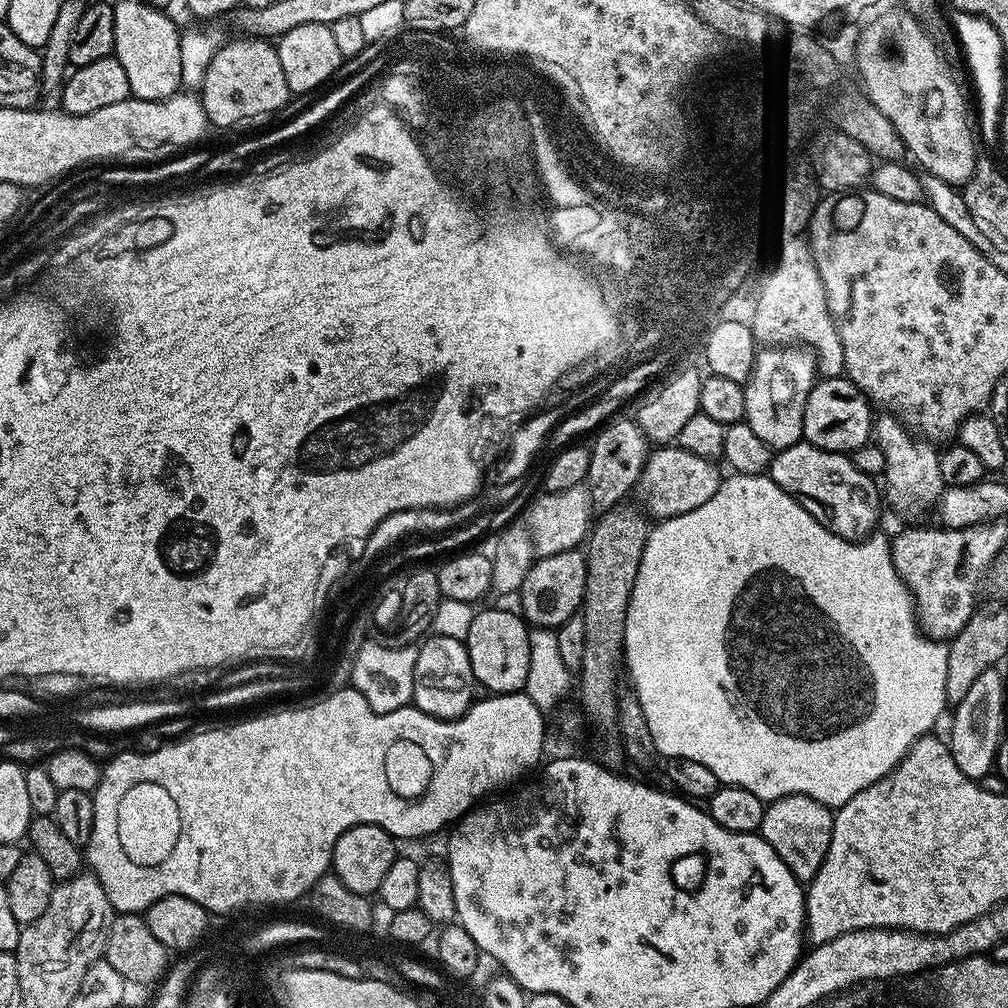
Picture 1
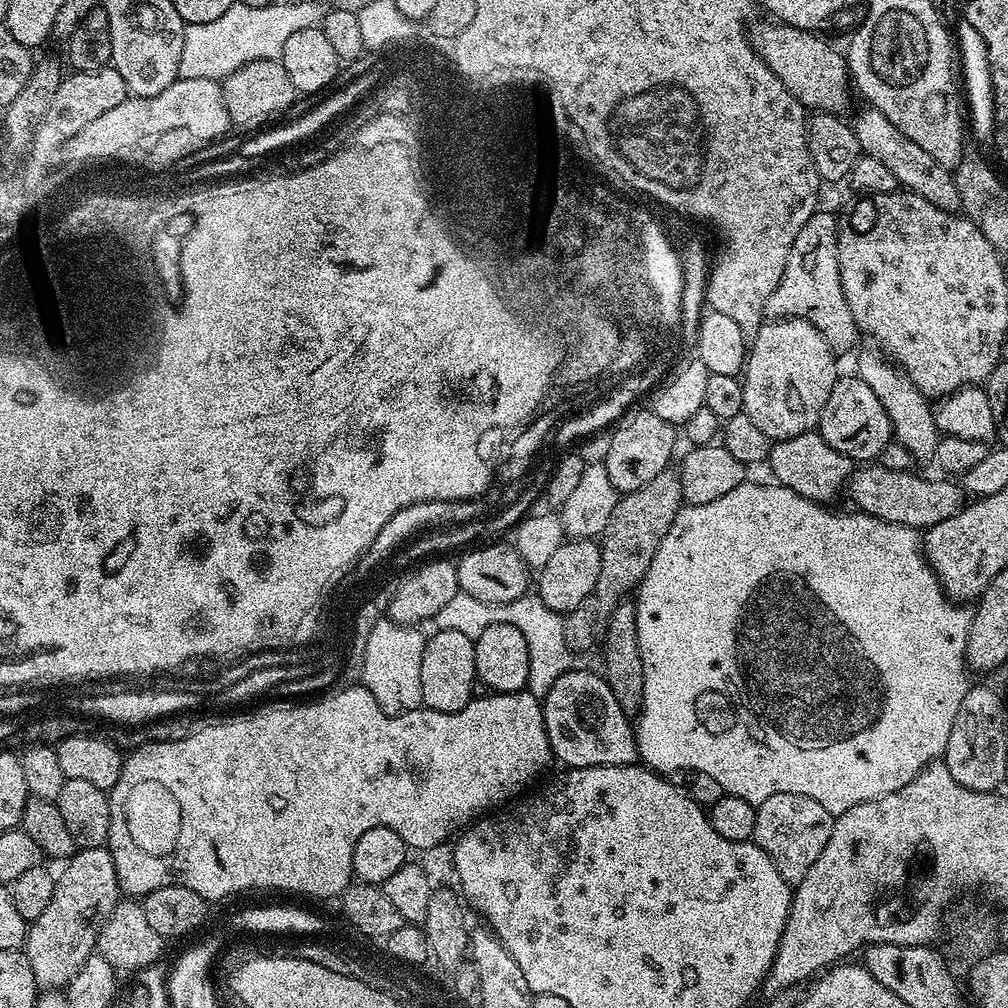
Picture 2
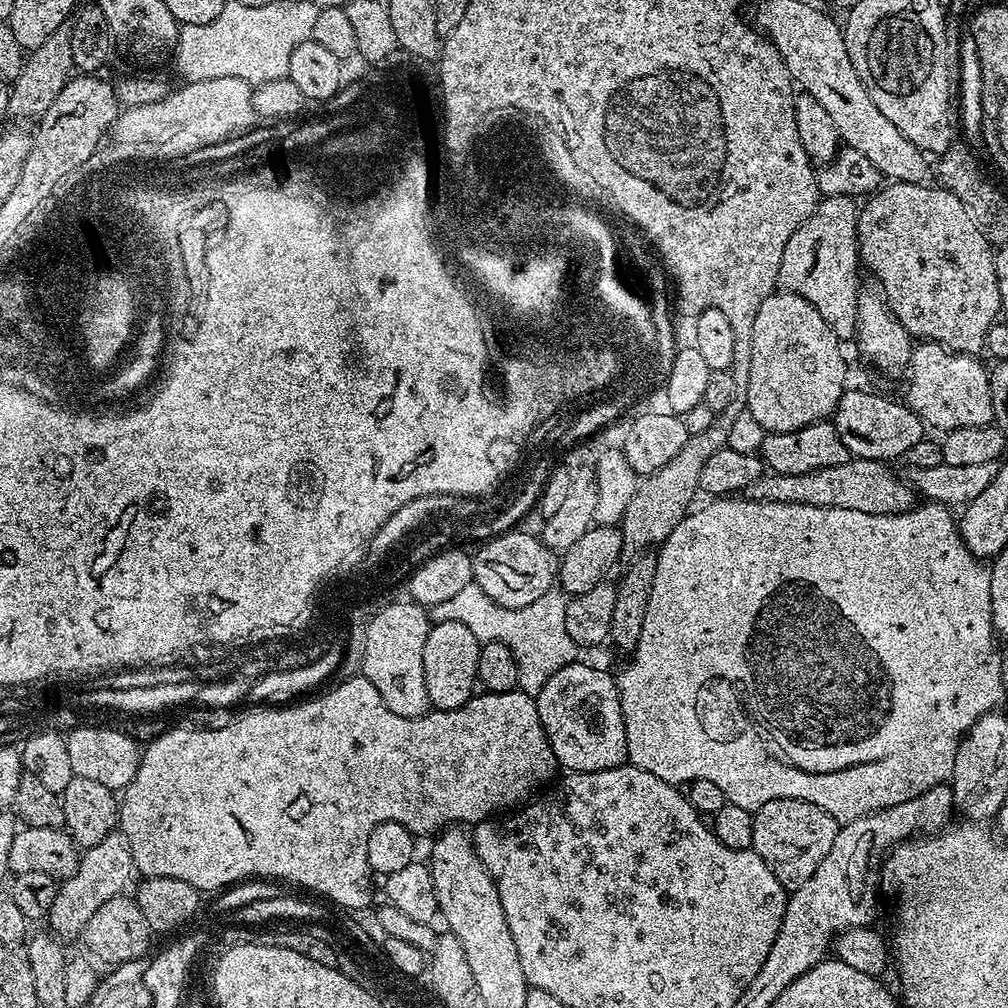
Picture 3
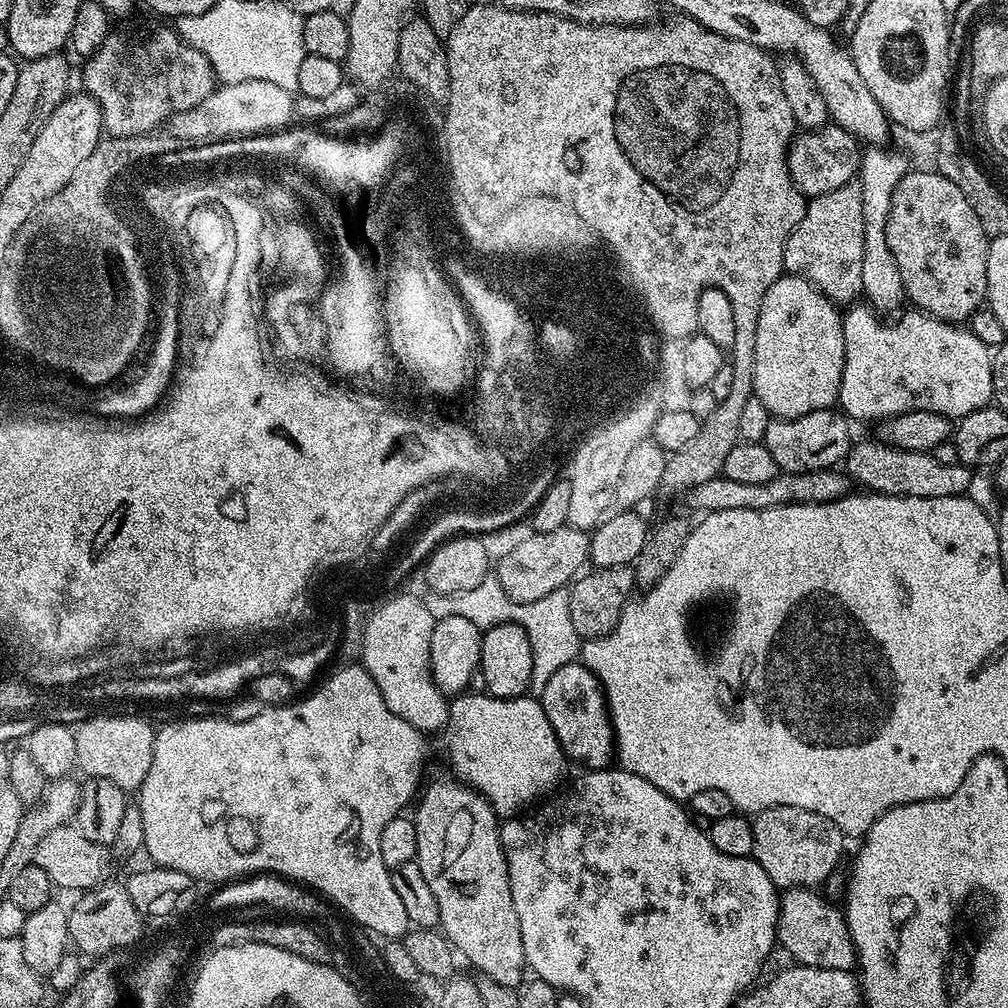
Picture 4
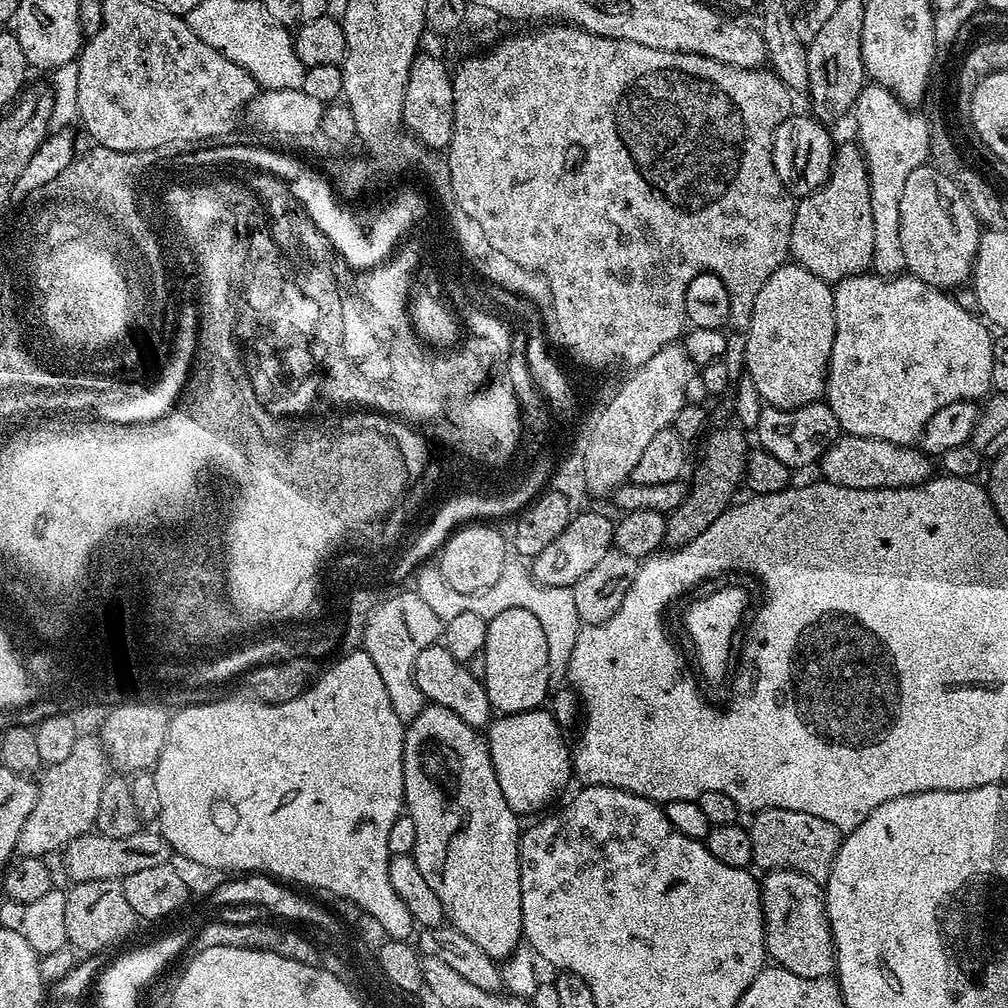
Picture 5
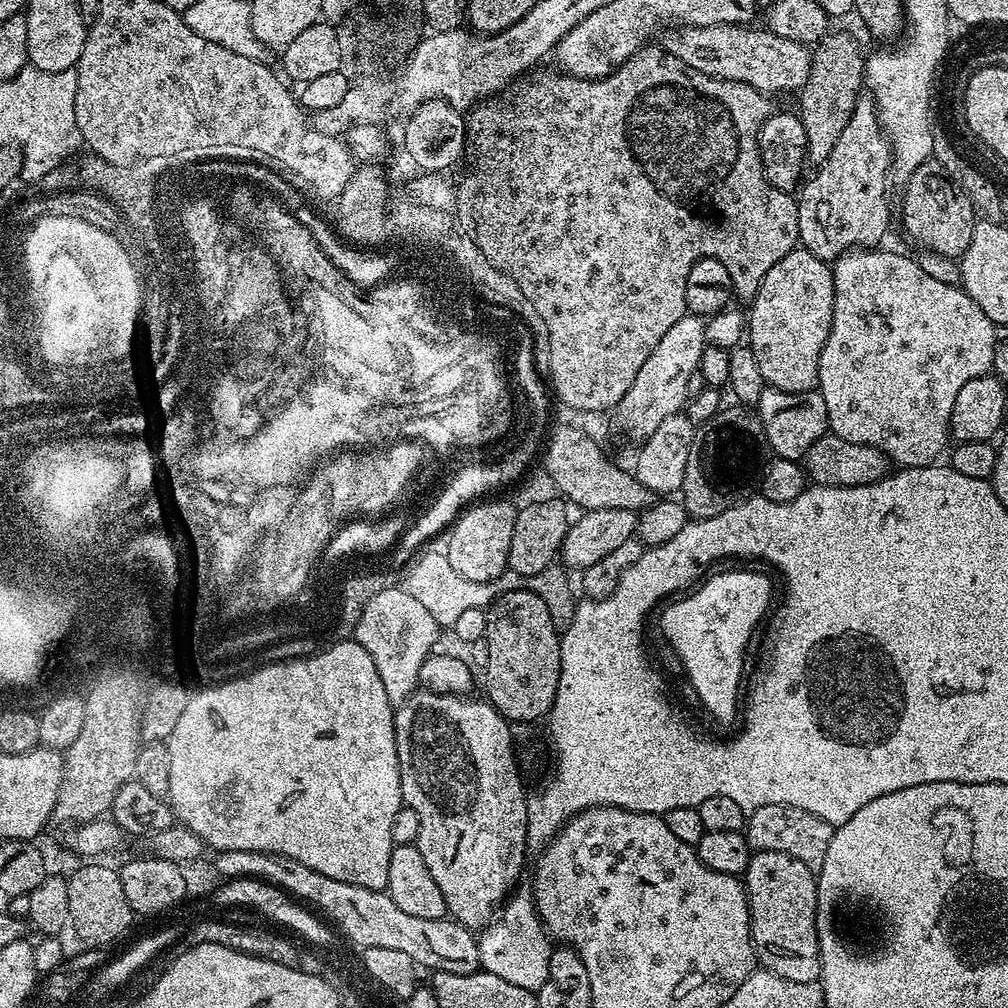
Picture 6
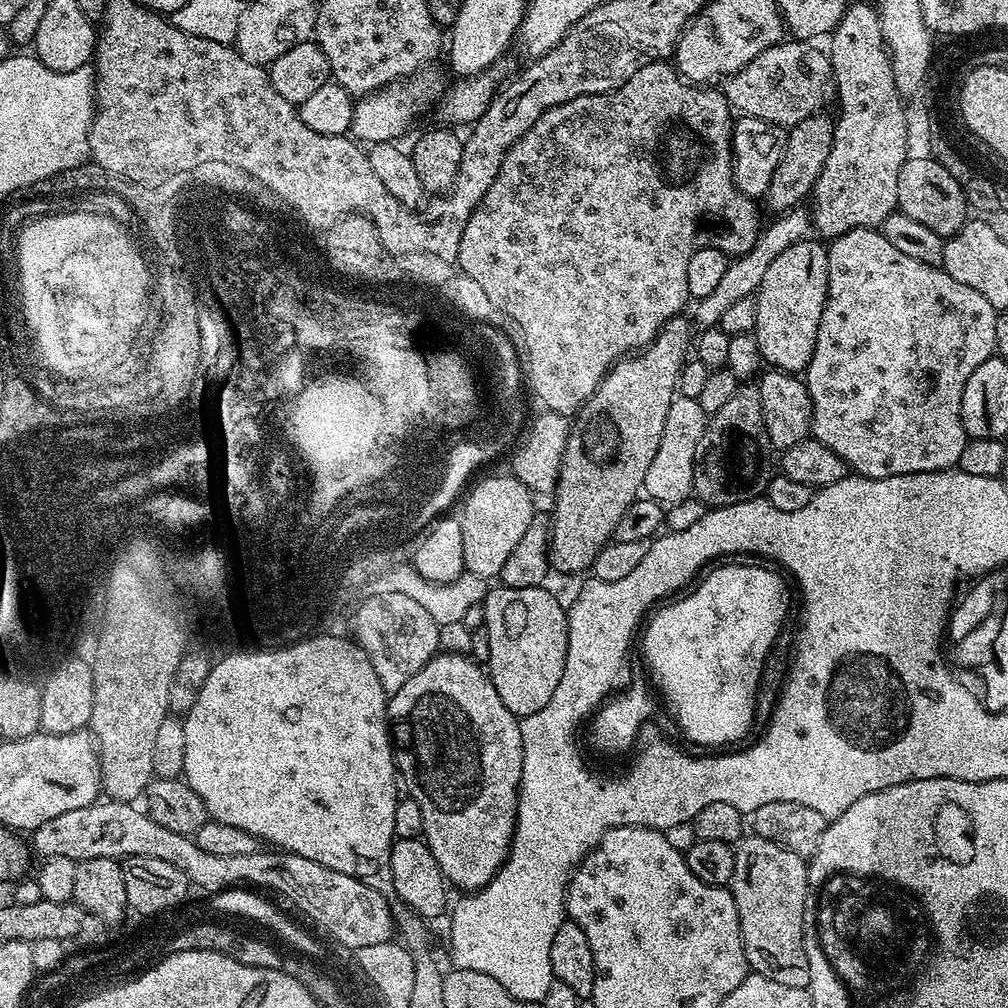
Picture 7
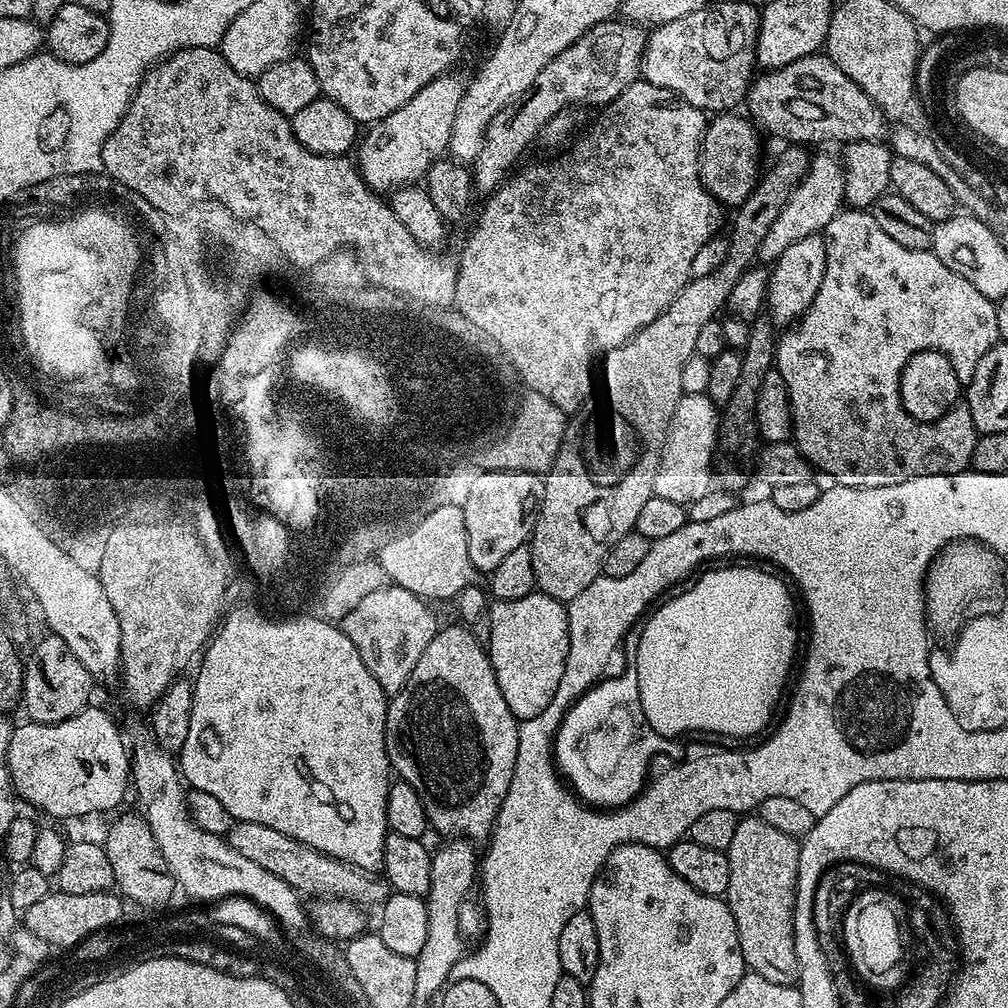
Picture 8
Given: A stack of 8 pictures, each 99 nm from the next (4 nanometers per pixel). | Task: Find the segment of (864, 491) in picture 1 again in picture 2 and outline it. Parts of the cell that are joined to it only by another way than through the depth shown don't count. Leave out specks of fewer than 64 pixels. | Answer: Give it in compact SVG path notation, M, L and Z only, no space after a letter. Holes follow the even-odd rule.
M816 430L798 434L794 438L775 441L766 464L767 467L772 467L771 479L780 487L794 490L802 498L825 506L831 505L833 503L831 500L839 492L845 491L854 468L853 461L831 448Z

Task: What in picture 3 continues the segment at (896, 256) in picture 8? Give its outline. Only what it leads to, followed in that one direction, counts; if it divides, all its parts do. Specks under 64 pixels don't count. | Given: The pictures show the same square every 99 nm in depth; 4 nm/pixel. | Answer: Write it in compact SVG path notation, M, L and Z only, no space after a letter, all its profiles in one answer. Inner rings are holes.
M920 342L913 347L906 369L908 397L906 403L919 414L929 429L986 426L993 423L990 398L990 372L979 364L977 357L962 352L951 352L941 344Z

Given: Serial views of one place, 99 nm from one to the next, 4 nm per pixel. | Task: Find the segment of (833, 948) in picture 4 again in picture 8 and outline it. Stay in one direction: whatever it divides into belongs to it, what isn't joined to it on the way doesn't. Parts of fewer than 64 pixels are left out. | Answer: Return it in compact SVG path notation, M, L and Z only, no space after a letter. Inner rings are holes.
M758 814L738 819L738 830L727 850L730 886L726 893L728 909L738 926L742 958L751 971L779 984L798 981L798 954L794 954L794 902L798 882L800 840L762 822Z

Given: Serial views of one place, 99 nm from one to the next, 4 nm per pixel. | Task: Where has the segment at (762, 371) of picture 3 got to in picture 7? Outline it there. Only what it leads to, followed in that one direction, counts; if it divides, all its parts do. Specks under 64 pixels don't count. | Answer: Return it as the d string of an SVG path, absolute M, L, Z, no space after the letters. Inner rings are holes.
M805 238L787 250L782 250L770 266L756 291L756 331L760 359L769 369L778 372L800 374L805 371L814 354L814 342L818 338L818 326L822 322L822 310L828 301L828 250L819 239Z

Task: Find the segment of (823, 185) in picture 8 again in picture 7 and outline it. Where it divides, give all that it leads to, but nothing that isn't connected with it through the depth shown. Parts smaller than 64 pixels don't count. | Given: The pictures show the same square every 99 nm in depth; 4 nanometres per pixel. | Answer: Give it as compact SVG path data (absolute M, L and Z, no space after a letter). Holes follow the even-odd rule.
M807 207L789 208L787 212L777 215L773 220L776 221L769 228L767 225L761 231L759 239L756 240L756 245L748 253L733 259L729 263L725 276L718 282L718 287L711 294L706 294L706 298L695 301L696 320L700 323L701 329L717 327L722 314L726 314L727 308L733 302L738 302L747 296L755 297L756 291L760 289L762 278L766 274L766 266L770 266L770 262L774 262L774 258L778 258L778 254L782 254L782 250L787 250L789 246L794 246L809 235L810 212Z

